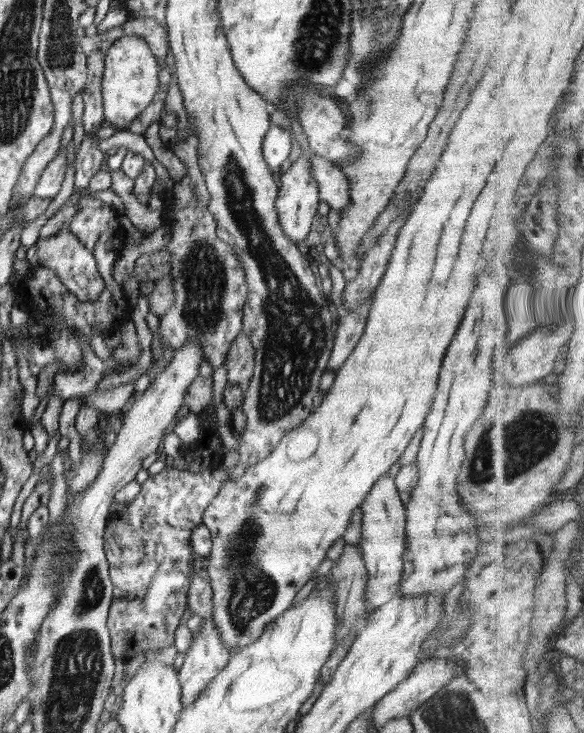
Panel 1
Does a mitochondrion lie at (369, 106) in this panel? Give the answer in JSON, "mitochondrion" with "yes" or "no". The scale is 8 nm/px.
{"mitochondrion":"yes"}

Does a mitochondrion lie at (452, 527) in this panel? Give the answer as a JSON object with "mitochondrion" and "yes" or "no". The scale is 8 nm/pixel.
{"mitochondrion":"no"}

